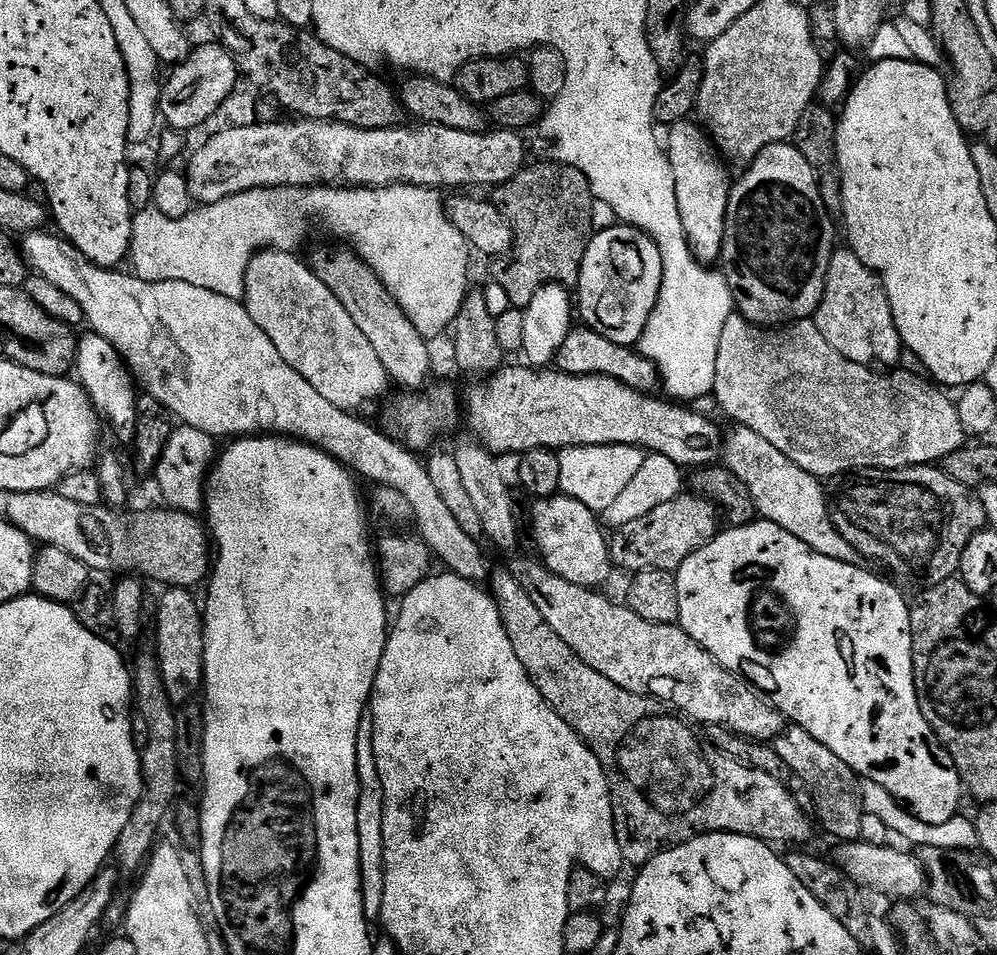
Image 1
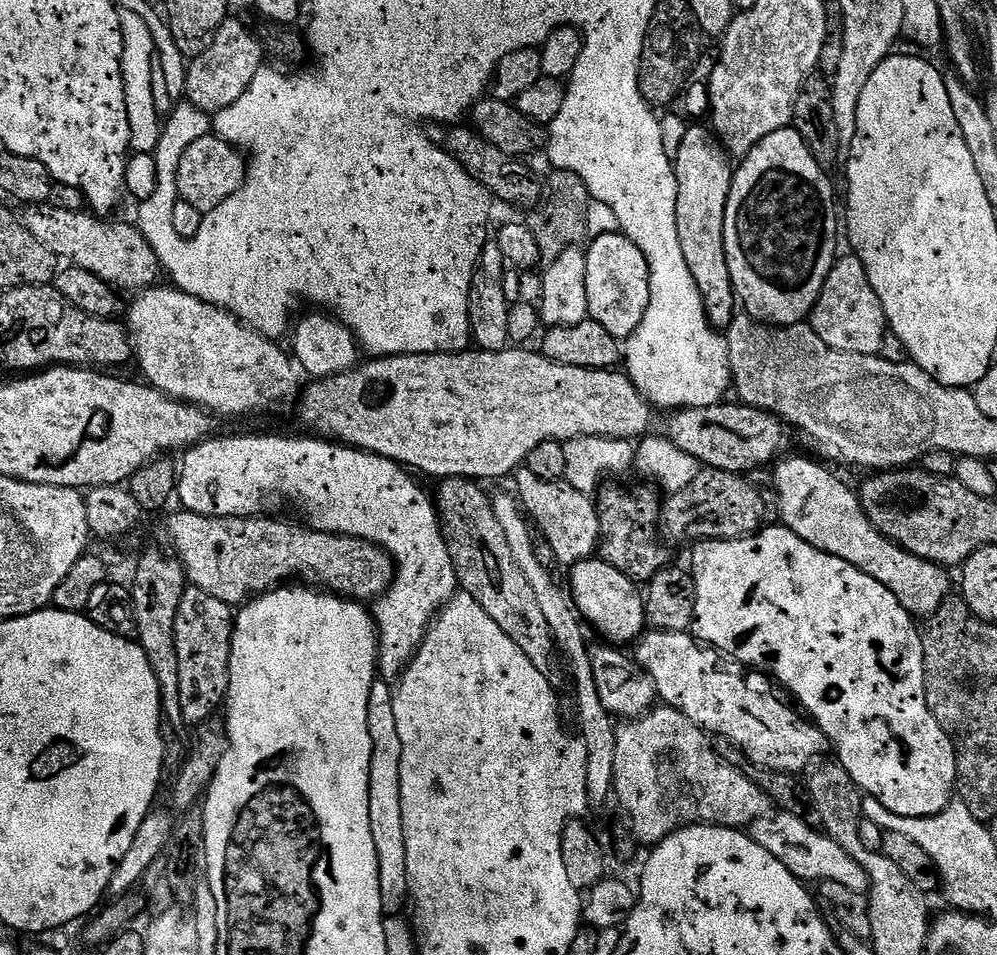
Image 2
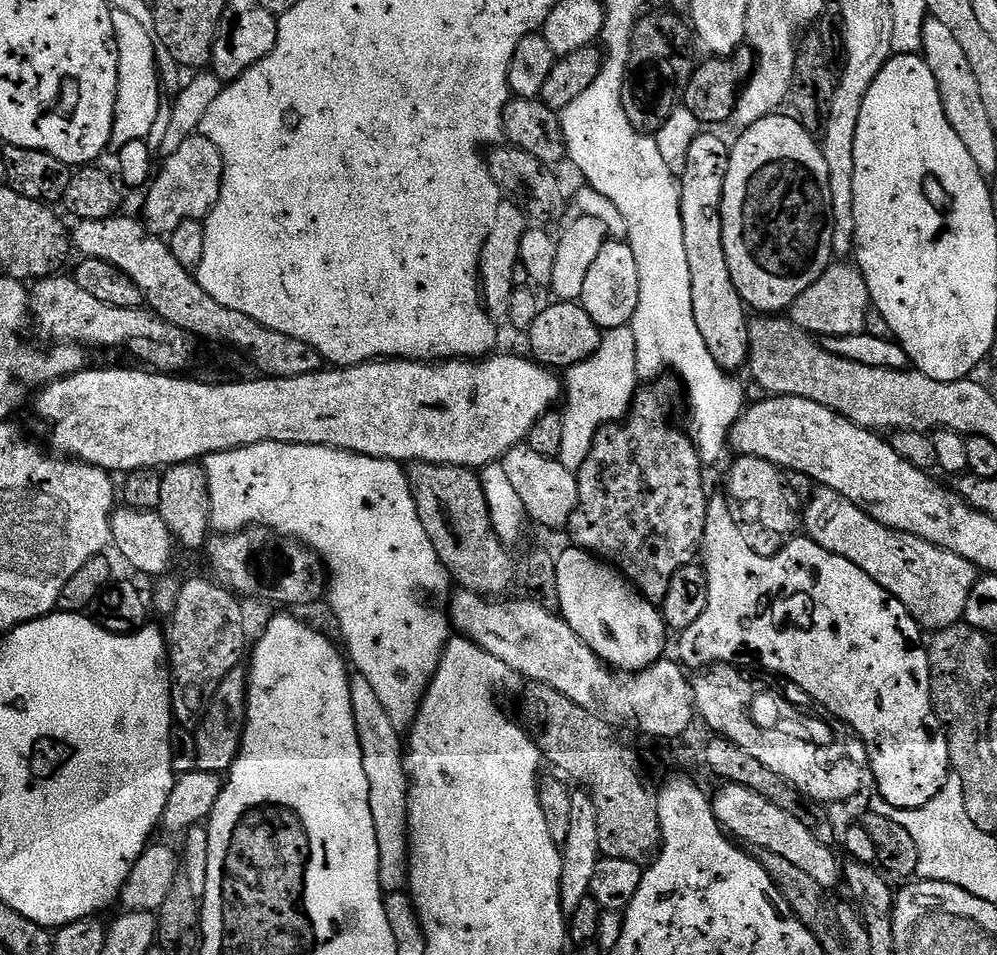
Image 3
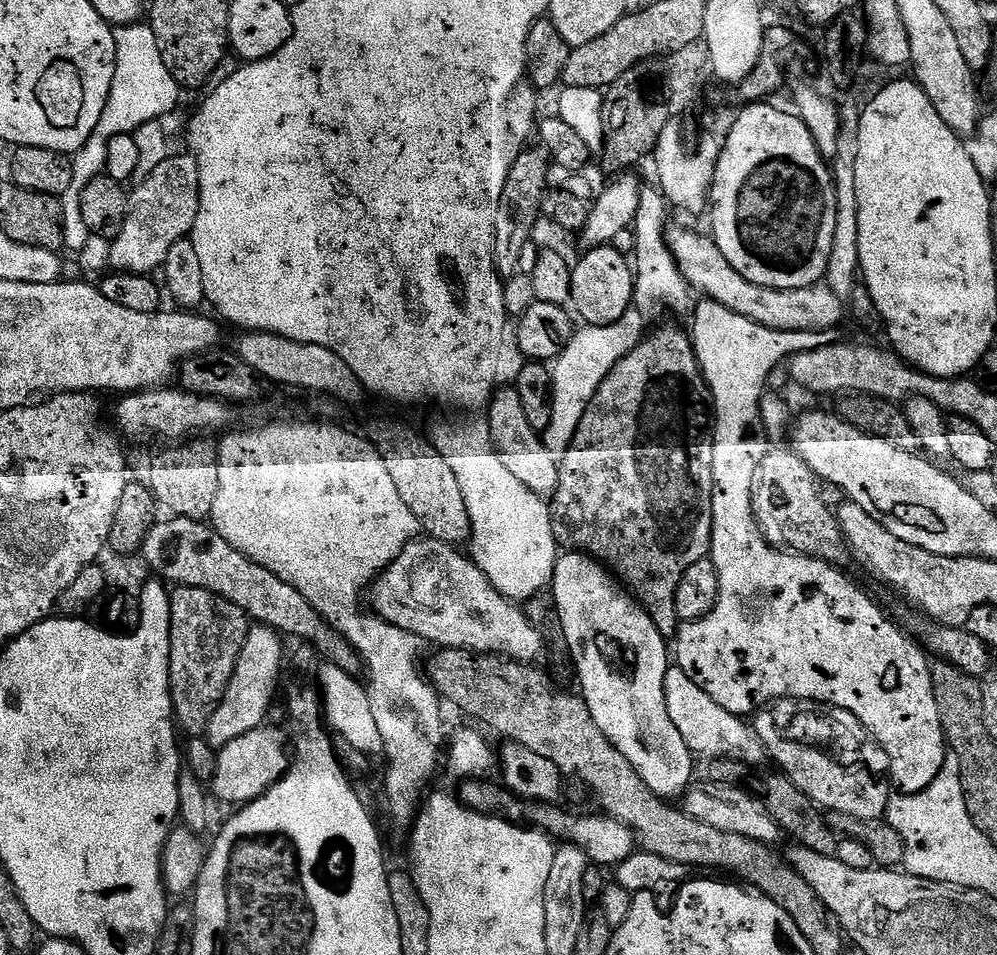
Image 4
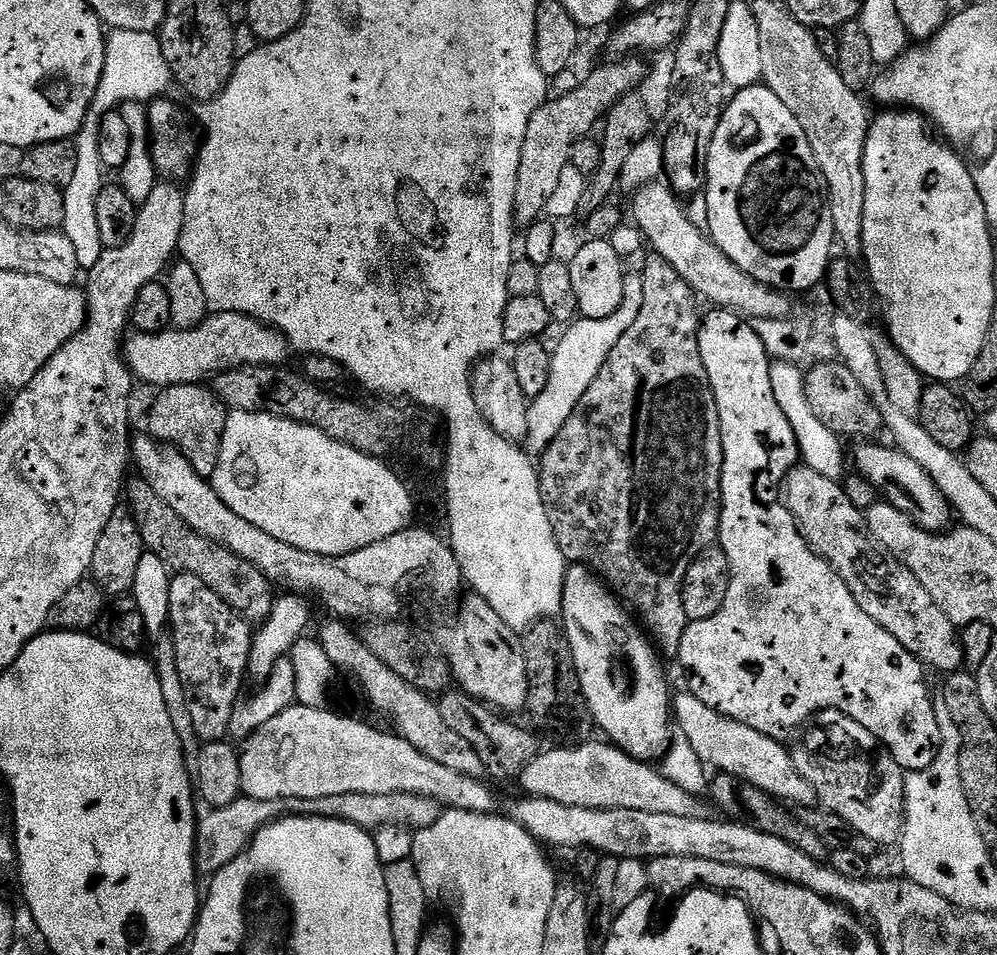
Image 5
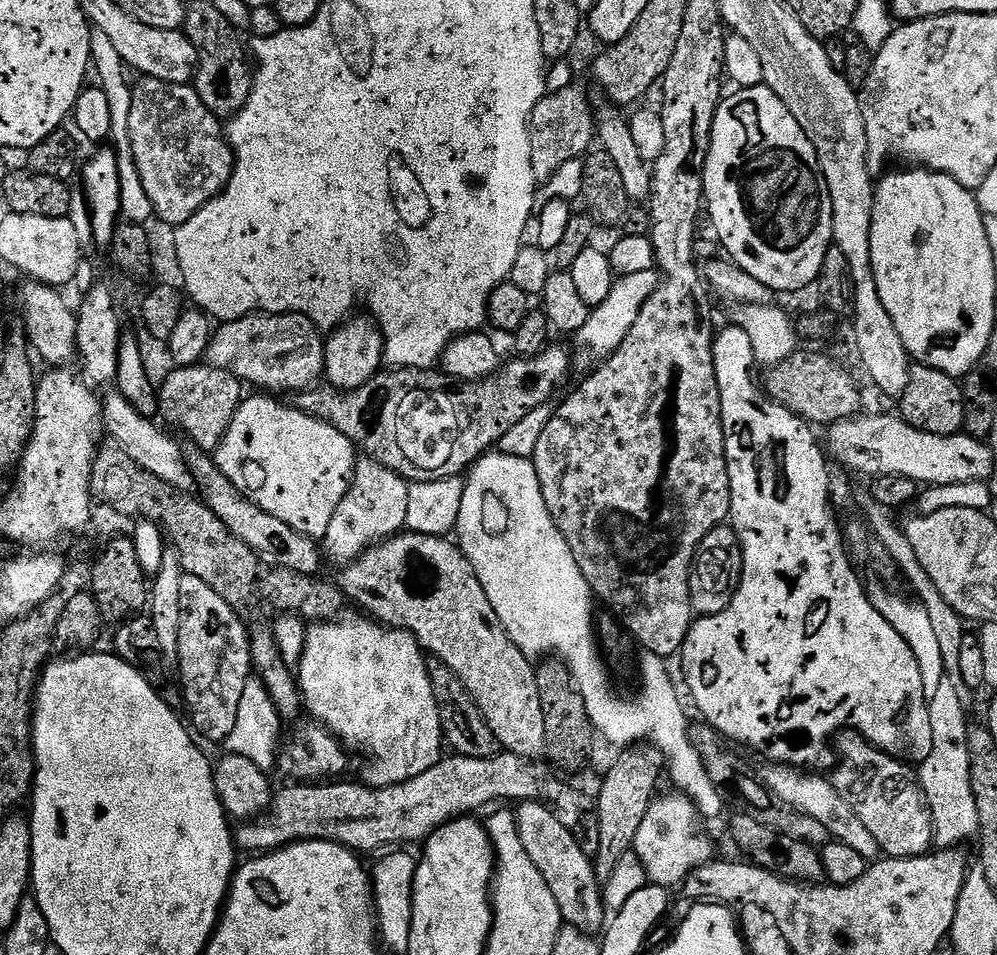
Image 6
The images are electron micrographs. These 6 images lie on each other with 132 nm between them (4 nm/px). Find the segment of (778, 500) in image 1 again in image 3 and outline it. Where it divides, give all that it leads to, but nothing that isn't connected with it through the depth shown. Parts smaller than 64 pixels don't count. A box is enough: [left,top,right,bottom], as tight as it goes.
[802,488,978,630]

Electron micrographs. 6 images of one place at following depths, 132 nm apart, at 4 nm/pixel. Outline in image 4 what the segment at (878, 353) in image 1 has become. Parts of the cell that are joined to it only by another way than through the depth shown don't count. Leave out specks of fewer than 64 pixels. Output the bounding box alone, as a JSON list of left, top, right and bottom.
[666,226,846,332]

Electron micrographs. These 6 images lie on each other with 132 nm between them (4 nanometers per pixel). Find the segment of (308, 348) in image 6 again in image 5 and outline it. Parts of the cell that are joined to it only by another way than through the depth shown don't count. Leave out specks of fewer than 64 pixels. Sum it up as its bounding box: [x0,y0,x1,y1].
[122,312,290,389]

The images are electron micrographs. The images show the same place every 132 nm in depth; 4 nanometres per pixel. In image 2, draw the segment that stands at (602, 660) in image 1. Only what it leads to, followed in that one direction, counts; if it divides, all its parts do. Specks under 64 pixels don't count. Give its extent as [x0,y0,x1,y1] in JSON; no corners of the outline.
[635,630,829,774]

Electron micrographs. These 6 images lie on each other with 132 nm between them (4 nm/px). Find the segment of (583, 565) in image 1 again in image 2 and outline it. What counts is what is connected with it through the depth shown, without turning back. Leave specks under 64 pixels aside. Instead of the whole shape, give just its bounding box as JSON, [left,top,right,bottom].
[514,466,600,566]

